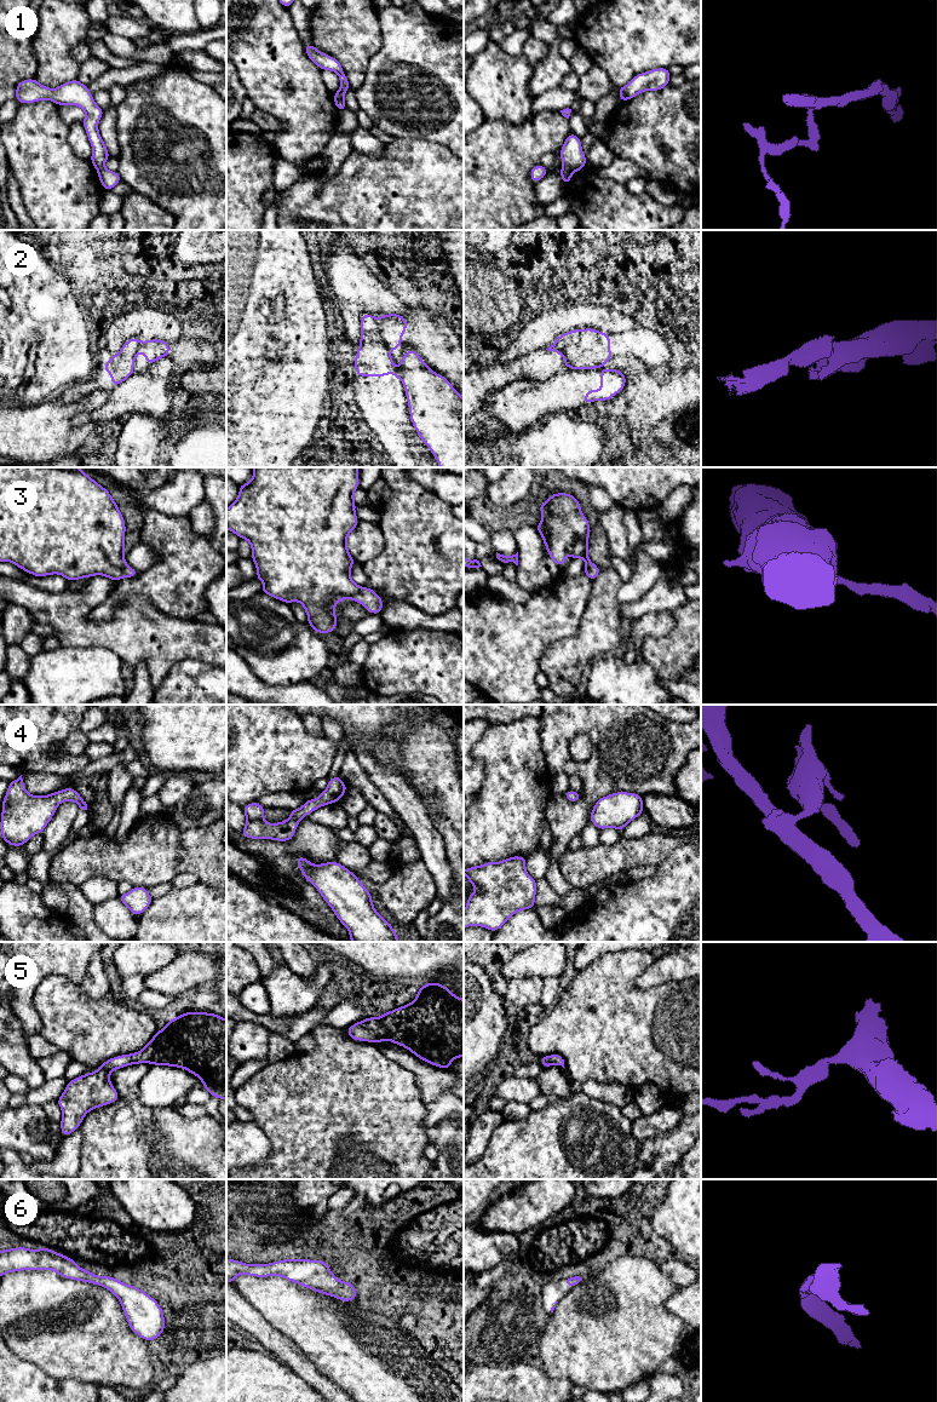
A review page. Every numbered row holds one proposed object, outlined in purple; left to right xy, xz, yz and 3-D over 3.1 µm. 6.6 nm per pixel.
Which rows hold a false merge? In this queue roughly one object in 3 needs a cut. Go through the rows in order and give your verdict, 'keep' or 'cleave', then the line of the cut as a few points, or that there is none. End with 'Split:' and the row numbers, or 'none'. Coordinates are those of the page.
1: cleave | yz (562, 166), (573, 172)
2: cleave | xz (374, 319), (381, 339), (389, 350)
3: keep | no cut
4: keep | no cut
5: keep | no cut
6: keep | no cut
Split: 1, 2

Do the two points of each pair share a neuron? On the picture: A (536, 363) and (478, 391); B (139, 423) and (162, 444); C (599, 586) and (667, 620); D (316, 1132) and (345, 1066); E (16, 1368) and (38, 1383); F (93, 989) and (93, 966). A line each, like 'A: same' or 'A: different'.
A: same
B: same
C: different
D: same
E: same
F: same

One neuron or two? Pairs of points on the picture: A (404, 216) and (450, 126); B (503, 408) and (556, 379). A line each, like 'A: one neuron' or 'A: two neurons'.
A: two neurons
B: one neuron

